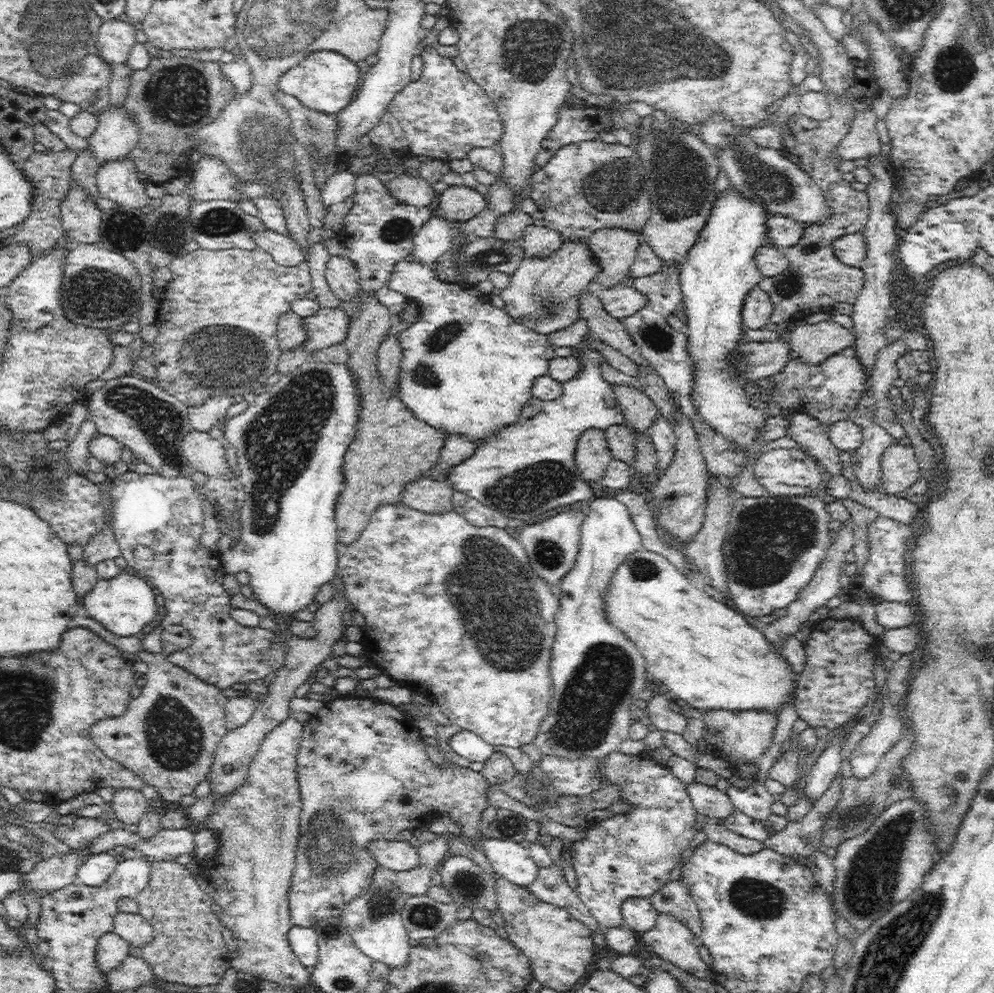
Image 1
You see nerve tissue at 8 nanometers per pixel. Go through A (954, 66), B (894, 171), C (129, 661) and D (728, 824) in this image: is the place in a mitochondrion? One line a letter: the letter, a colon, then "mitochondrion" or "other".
A: mitochondrion
B: other
C: other
D: other

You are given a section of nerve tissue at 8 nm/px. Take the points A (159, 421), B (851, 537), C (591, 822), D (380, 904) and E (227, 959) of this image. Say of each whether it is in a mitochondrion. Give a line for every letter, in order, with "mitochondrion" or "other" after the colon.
A: mitochondrion
B: other
C: other
D: mitochondrion
E: other

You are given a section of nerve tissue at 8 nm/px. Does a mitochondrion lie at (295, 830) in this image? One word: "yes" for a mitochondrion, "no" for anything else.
yes

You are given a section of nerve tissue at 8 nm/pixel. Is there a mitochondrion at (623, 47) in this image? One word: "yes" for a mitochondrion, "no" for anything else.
yes

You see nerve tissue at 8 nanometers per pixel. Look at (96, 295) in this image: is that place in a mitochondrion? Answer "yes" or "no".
yes

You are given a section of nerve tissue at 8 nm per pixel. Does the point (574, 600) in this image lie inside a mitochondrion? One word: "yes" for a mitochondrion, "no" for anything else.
no

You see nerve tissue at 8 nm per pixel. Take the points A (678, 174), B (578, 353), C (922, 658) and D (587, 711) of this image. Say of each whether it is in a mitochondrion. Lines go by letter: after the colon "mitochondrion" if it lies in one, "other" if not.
A: mitochondrion
B: other
C: other
D: mitochondrion

